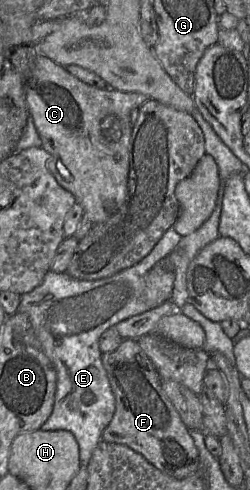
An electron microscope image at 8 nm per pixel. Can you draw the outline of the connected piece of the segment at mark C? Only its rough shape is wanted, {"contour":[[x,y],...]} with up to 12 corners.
{"contour":[[40,53],[25,97],[93,224],[127,194],[131,112]]}

